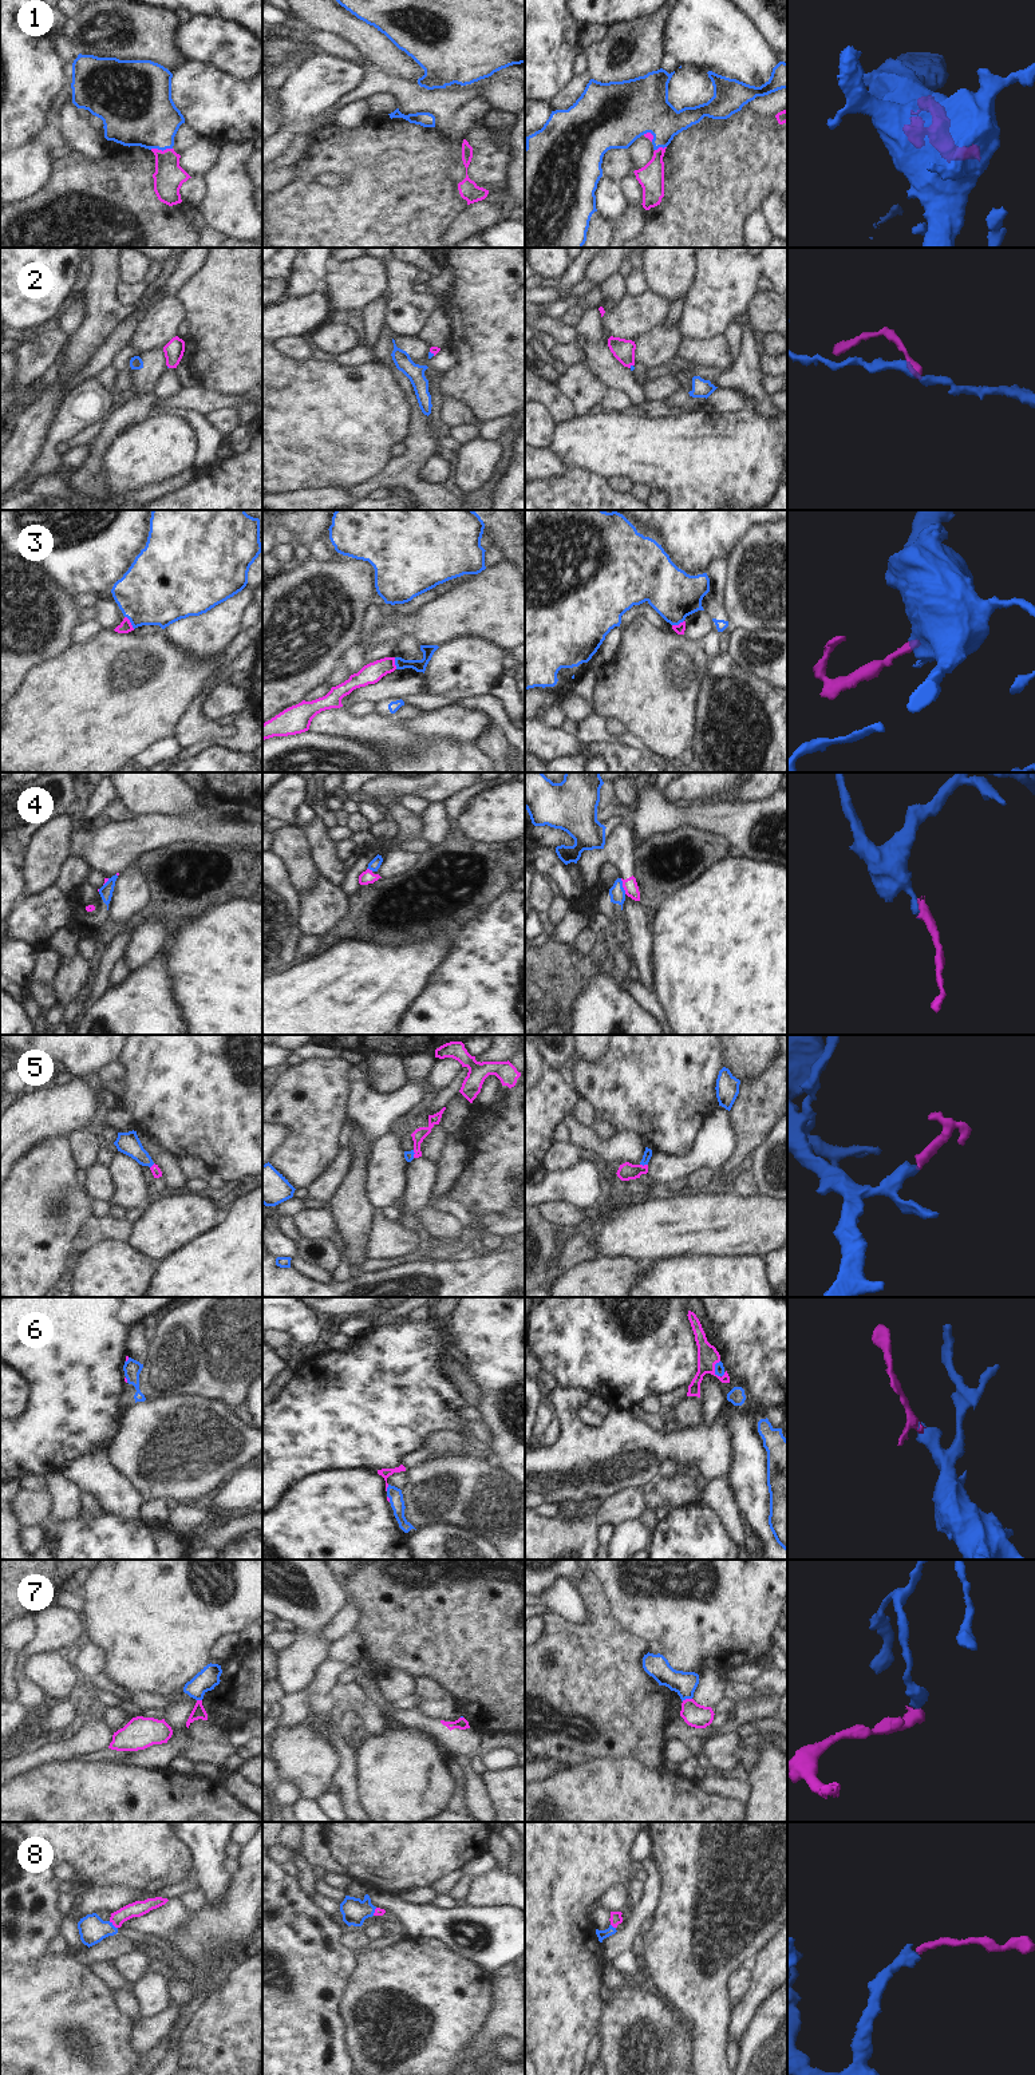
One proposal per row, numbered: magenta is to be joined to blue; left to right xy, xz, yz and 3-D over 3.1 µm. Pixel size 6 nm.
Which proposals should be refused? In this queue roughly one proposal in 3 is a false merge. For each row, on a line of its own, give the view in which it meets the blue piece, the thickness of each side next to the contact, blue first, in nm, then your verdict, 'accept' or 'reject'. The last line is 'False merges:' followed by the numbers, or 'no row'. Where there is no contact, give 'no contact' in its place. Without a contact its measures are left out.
1: meets blue in xy; 400 nm thick on the blue side, 180 nm on the other; accept
2: meets blue in xz; 30 nm thick on the blue side, 50 nm on the other; accept
3: meets blue in xy; 420 nm thick on the blue side, 70 nm on the other; reject
4: meets blue in yz; 100 nm thick on the blue side, 90 nm on the other; reject
5: meets blue in yz; 50 nm thick on the blue side, 100 nm on the other; accept
6: meets blue in yz; 60 nm thick on the blue side, 130 nm on the other; accept
7: meets blue in yz; 140 nm thick on the blue side, 140 nm on the other; reject
8: meets blue in xy; 170 nm thick on the blue side, 90 nm on the other; accept
False merges: 3, 4, 7

